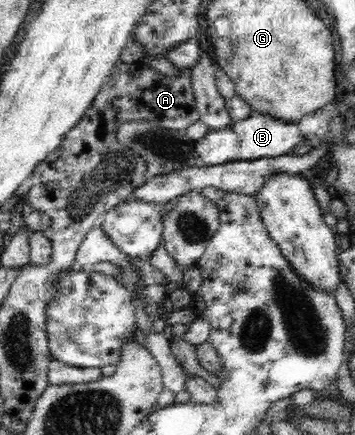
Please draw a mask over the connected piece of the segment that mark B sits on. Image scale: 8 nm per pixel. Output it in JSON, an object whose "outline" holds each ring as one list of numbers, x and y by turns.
{"outline":[[253,111,250,118,234,121,228,128,210,130,200,140,196,140,194,146,196,147,196,154,204,163,208,166,214,166,237,160,276,158,277,156,291,154,291,150,304,142,298,124,276,120,269,115]]}

